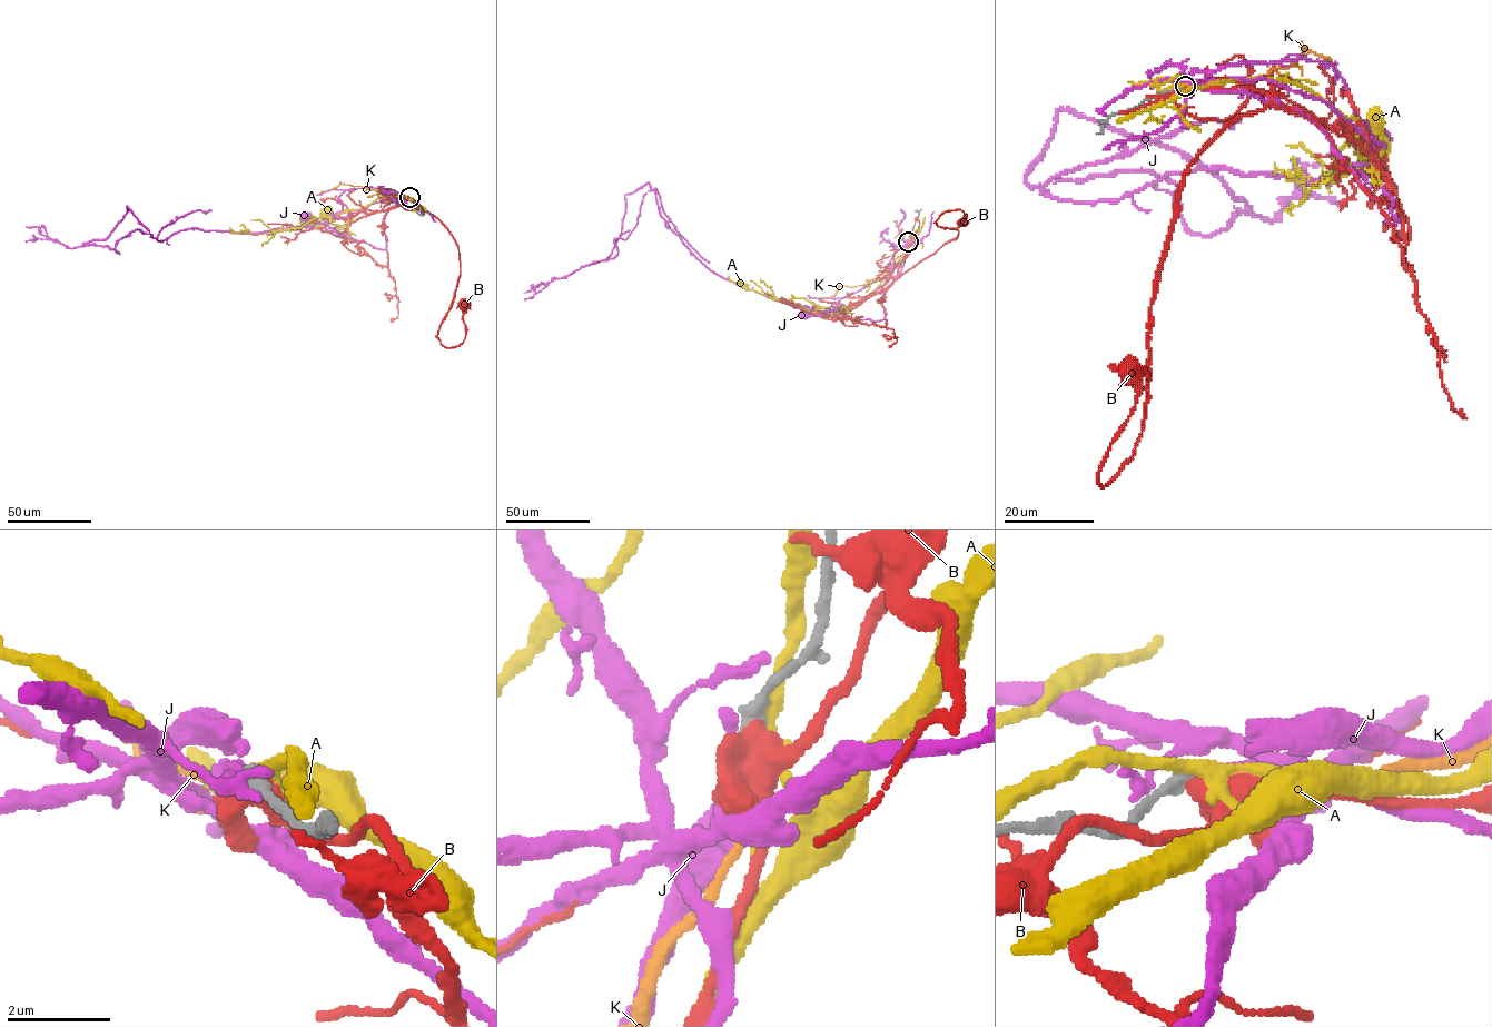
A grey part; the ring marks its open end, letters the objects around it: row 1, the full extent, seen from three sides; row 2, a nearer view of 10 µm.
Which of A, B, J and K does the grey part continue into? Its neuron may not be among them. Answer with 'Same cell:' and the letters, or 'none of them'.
Same cell: K

